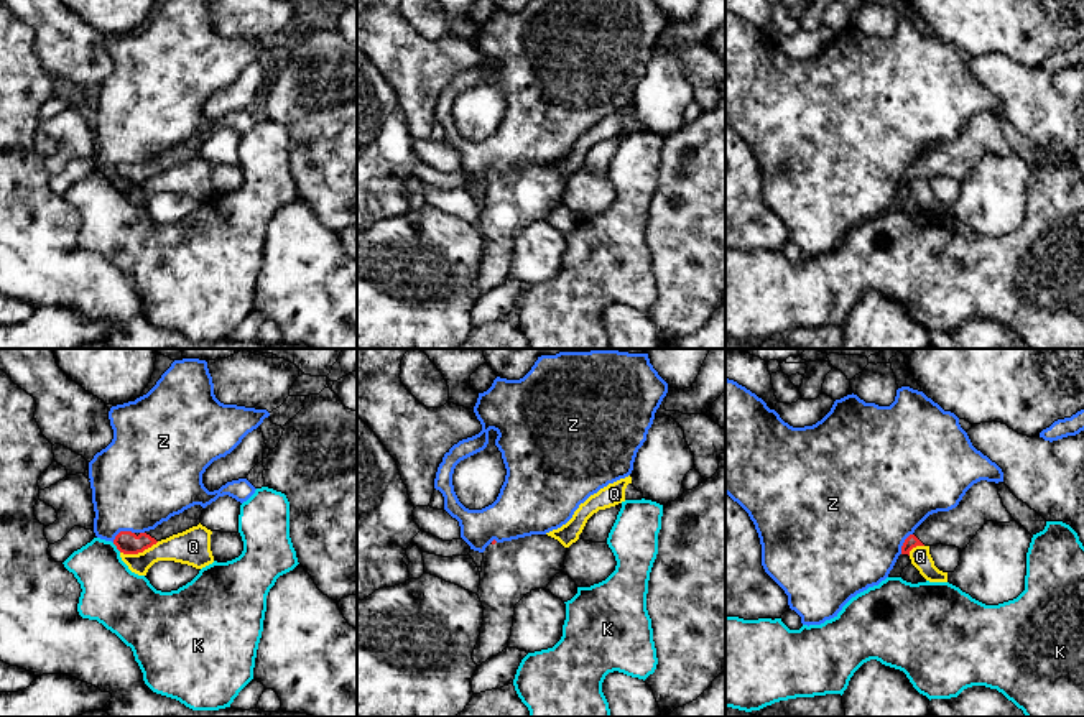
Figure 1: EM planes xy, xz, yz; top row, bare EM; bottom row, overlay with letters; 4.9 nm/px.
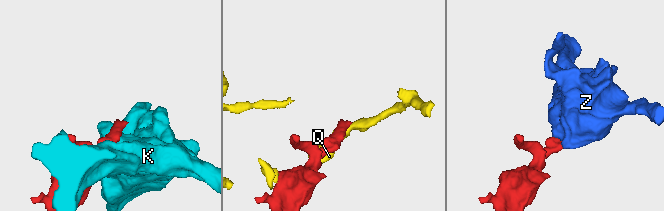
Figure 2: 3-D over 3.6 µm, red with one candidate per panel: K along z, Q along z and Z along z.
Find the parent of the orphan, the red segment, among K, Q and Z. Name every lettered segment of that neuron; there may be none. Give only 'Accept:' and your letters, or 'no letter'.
Accept: no letter

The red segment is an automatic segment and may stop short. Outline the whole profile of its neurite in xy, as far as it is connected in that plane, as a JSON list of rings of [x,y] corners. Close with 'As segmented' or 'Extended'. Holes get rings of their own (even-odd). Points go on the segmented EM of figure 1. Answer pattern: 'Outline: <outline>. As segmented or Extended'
Outline: [[[194,505],[183,513],[171,516],[168,521],[163,521],[155,530],[145,533],[120,531],[115,536],[113,544],[123,554],[143,553],[161,539],[197,526],[201,523],[202,510],[204,508],[201,505]]]. Extended

